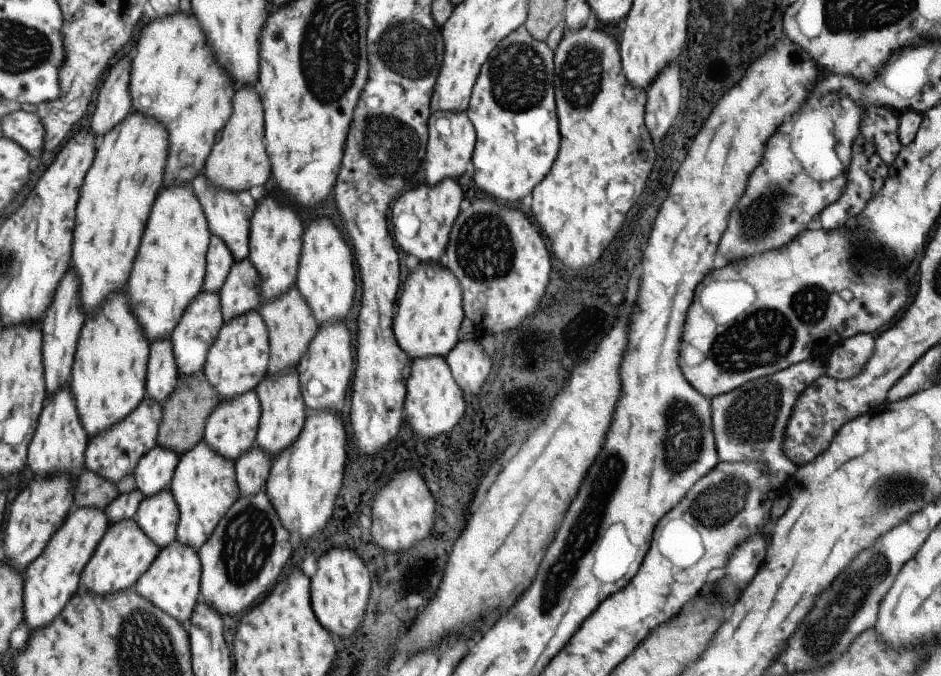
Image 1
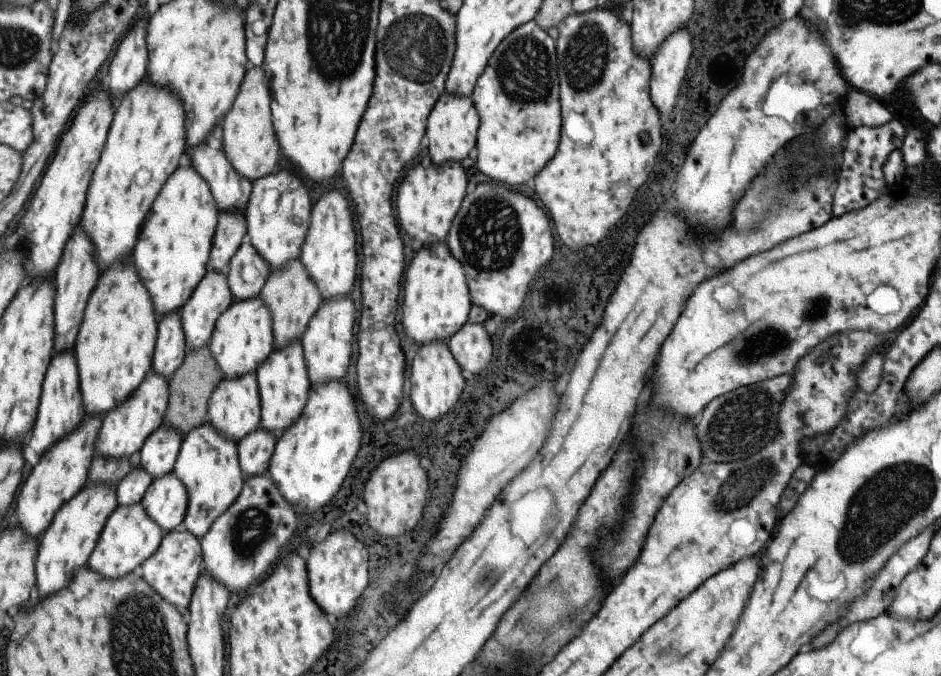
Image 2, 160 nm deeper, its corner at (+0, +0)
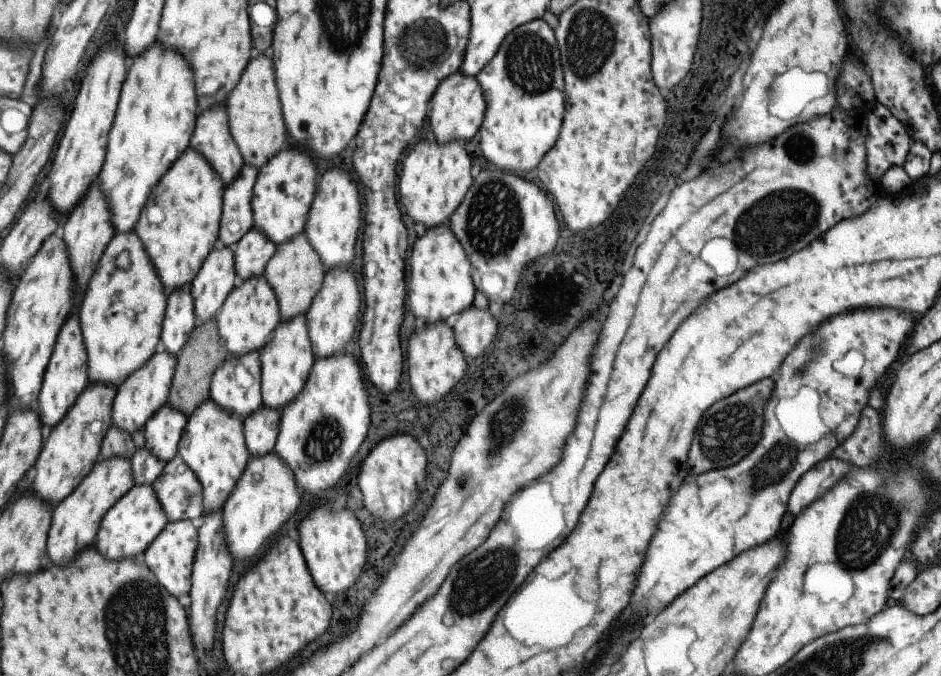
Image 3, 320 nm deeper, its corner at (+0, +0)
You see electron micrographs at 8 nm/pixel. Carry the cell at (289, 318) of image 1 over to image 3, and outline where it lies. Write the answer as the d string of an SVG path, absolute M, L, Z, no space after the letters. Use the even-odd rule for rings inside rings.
M304 231L298 232L274 248L273 254L265 263L262 275L275 293L280 321L292 319L301 313L305 314L313 295L318 292L324 271L319 255L311 248Z

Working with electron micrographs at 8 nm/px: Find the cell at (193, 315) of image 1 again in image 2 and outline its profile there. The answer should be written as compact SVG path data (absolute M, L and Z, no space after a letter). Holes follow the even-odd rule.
M207 271L179 310L187 351L199 350L208 344L215 322L230 304L231 294L225 272Z

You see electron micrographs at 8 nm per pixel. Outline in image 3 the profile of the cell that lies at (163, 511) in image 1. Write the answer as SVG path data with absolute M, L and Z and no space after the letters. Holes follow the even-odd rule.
M179 455L170 458L150 484L168 522L198 521L202 512L202 488L196 474Z

